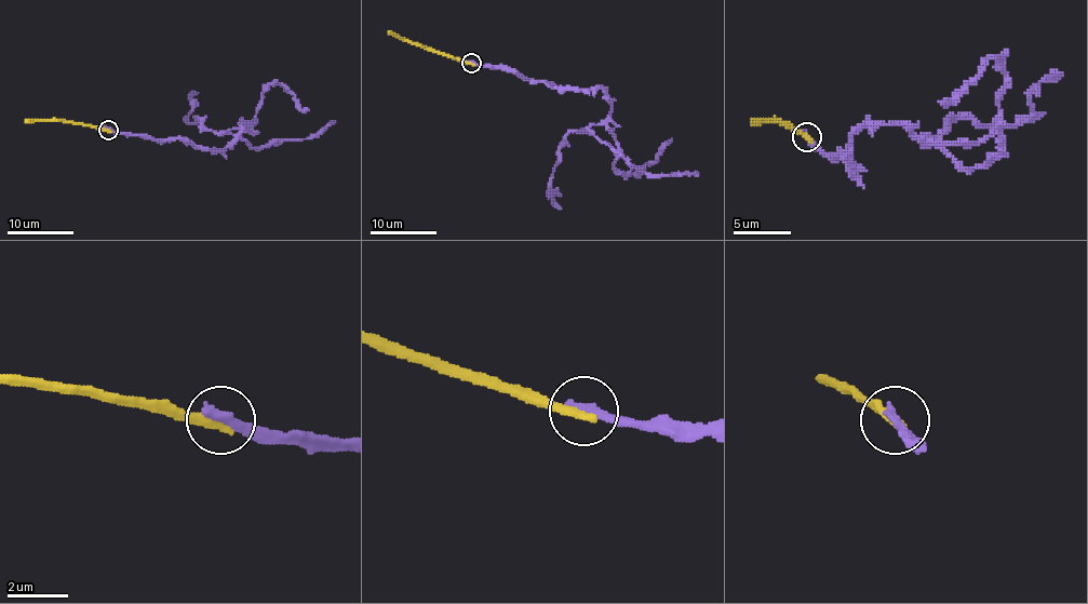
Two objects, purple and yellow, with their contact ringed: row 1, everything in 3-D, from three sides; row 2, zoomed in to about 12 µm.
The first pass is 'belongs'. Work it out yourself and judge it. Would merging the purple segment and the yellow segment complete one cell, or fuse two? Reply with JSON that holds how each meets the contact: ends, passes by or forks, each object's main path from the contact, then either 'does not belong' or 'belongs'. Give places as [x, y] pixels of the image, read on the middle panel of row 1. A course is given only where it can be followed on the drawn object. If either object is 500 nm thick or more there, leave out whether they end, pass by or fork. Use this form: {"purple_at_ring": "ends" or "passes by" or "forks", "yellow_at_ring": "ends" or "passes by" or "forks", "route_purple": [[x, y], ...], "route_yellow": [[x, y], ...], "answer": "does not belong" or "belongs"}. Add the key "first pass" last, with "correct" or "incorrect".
{"purple_at_ring": "ends", "yellow_at_ring": "ends", "route_purple": [[470, 62], [510, 67], [558, 86], [603, 86], [609, 96], [616, 170], [623, 176], [657, 160], [672, 138]], "route_yellow": [[470, 62], [428, 51], [388, 30]], "answer": "does not belong", "first pass": "incorrect"}

